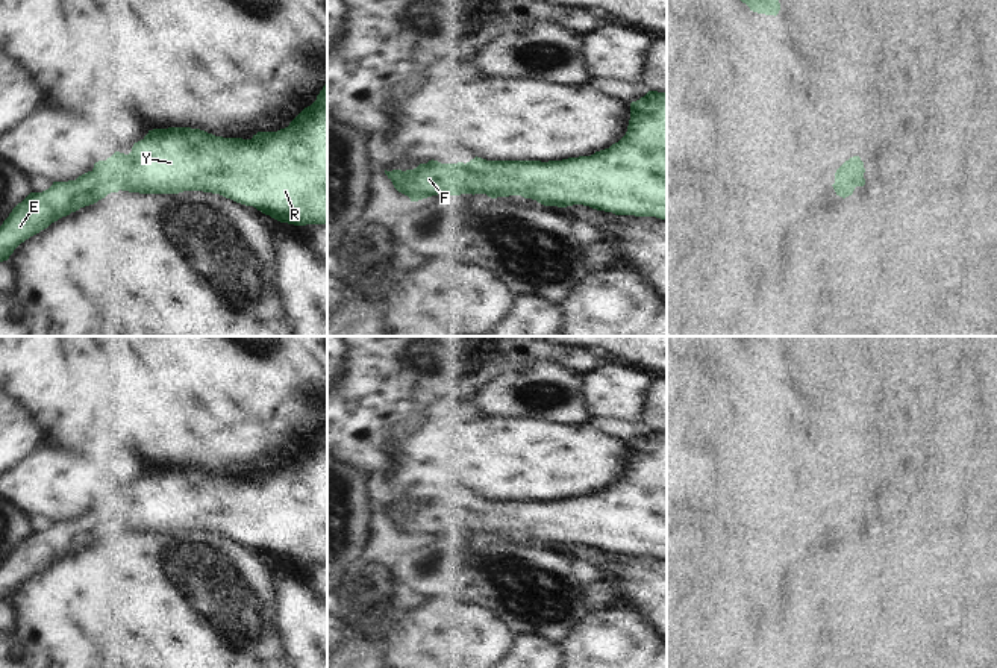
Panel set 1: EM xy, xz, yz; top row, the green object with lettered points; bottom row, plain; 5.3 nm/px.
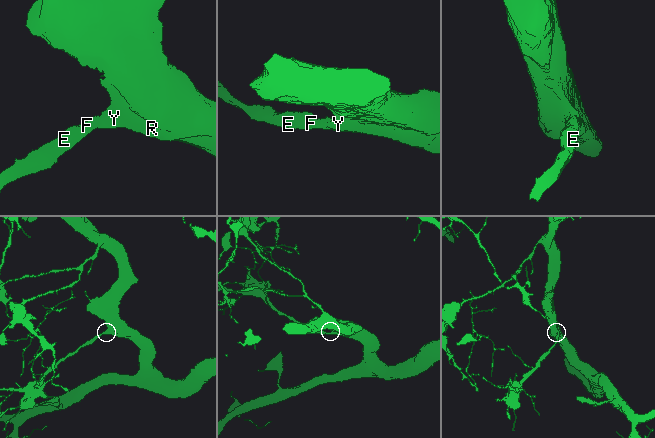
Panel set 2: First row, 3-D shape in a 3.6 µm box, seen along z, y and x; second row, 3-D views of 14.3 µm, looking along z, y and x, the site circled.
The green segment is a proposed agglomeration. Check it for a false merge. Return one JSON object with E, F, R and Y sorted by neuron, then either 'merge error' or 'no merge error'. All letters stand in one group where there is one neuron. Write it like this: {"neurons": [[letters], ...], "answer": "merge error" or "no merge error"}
{"neurons": [["E", "F", "R", "Y"]], "answer": "no merge error"}

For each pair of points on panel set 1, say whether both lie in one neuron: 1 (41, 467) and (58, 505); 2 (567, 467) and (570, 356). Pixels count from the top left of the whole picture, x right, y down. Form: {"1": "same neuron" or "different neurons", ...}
{"1": "same neuron", "2": "different neurons"}

